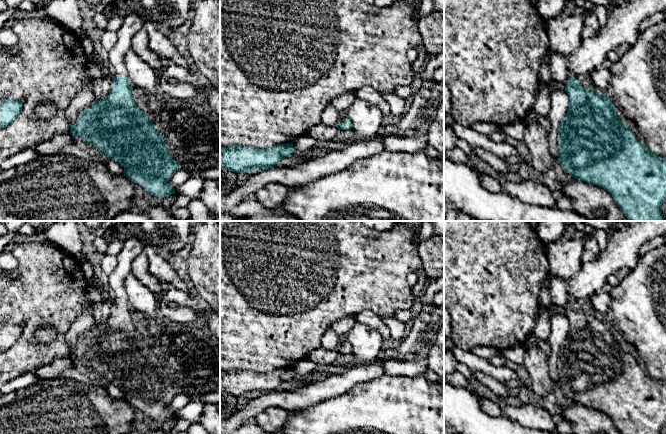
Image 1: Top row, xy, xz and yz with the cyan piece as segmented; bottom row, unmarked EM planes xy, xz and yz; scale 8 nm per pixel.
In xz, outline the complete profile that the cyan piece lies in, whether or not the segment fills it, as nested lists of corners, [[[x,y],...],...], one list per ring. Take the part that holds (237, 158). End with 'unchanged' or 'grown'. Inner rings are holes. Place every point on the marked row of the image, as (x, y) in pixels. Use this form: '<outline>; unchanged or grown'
[[[293,143],[277,144],[269,148],[220,146],[220,169],[241,173],[272,168],[281,159],[291,157],[294,153]]]; unchanged

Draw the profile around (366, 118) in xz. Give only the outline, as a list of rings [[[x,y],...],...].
[[[356,98],[346,112],[356,141],[369,141],[380,136],[383,114],[376,105]]]

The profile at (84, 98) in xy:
[[[82,89],[71,100],[64,113],[69,124],[75,124],[80,113],[91,106],[95,100],[93,89]]]

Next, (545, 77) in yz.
[[[549,64],[541,65],[539,68],[539,79],[550,91],[553,90],[554,81],[552,80]]]

